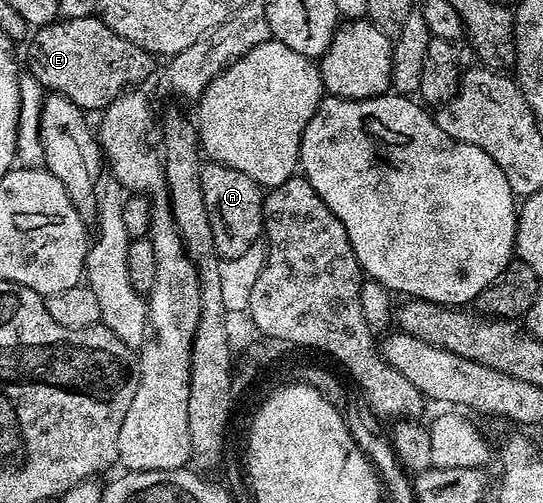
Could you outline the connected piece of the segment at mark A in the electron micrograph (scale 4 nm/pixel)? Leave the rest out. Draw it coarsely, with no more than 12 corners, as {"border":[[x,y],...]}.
{"border":[[207,162],[201,194],[215,253],[238,258],[261,240],[264,189]]}

